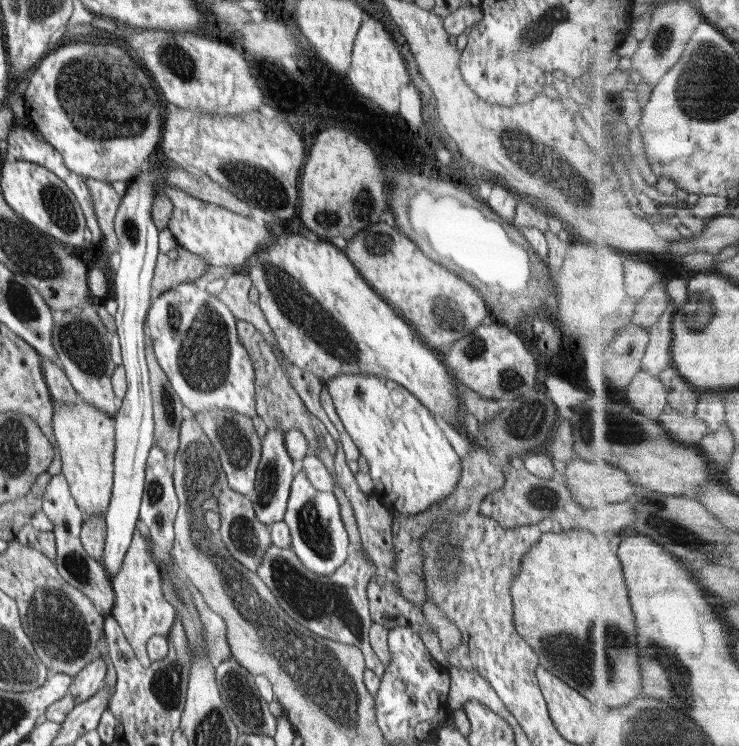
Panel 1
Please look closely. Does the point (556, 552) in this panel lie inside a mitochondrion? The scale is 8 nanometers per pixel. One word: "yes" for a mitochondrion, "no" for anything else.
no

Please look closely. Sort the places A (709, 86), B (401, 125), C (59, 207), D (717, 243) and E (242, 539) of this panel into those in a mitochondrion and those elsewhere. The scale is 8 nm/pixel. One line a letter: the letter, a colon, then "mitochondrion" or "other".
A: mitochondrion
B: other
C: mitochondrion
D: other
E: mitochondrion

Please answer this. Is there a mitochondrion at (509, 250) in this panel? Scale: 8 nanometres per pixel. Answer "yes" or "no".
no

